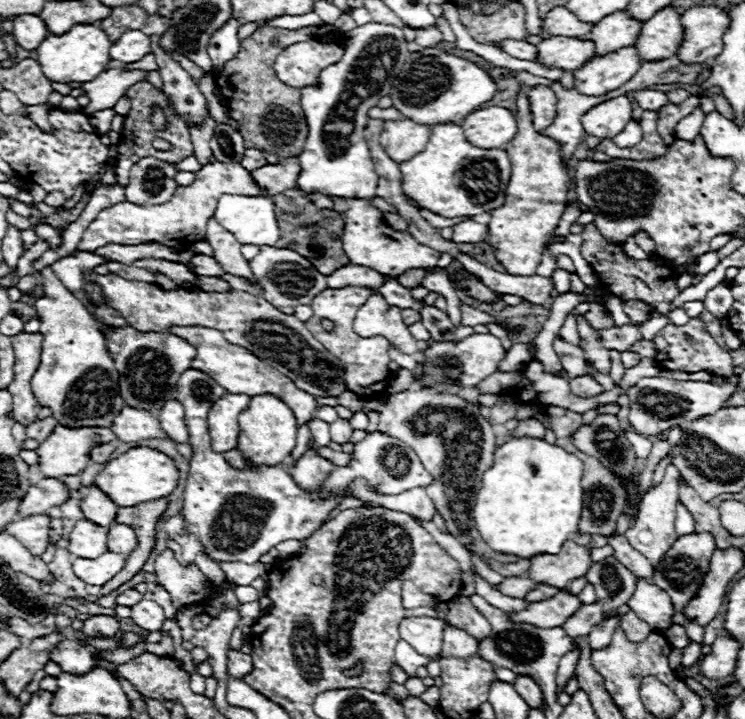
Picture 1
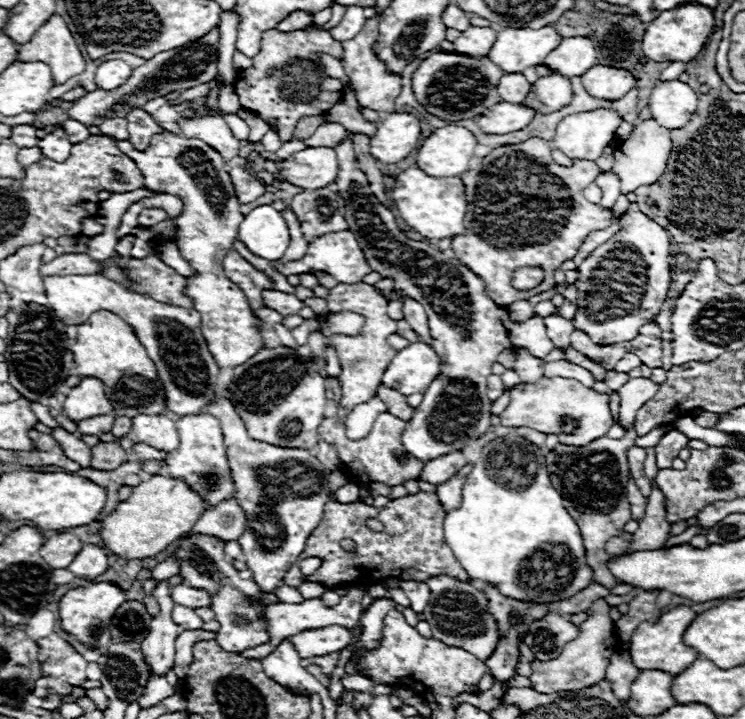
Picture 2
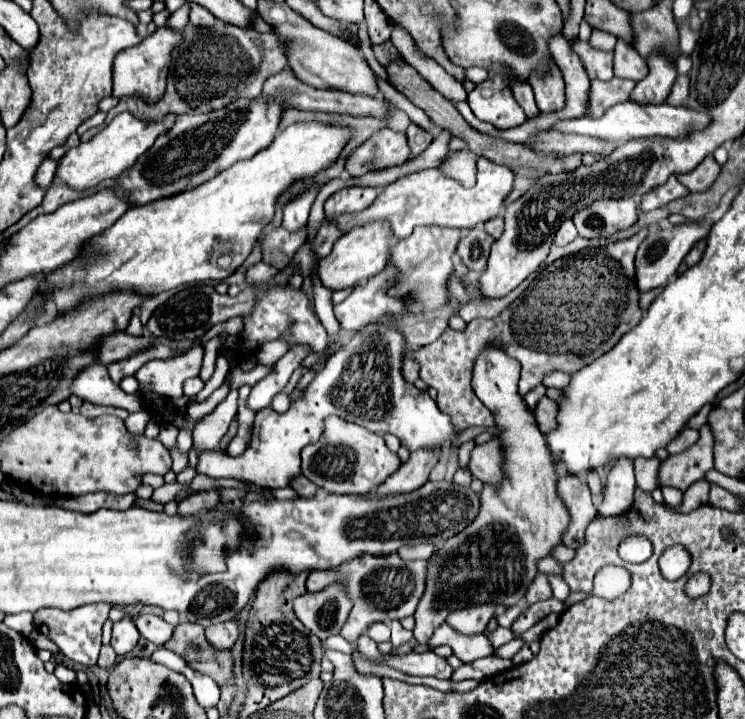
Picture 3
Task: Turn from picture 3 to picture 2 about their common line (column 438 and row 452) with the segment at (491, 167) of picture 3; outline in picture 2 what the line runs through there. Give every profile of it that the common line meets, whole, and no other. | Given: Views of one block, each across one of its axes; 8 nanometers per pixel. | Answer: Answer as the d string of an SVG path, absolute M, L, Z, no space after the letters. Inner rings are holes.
M210 414L182 416L176 422L176 428L178 428L178 434L180 434L180 446L178 446L178 450L170 452L164 458L168 476L184 480L192 490L196 490L196 494L200 494L204 498L208 508L220 504L222 500L228 500L236 492L236 486L232 482L220 422Z

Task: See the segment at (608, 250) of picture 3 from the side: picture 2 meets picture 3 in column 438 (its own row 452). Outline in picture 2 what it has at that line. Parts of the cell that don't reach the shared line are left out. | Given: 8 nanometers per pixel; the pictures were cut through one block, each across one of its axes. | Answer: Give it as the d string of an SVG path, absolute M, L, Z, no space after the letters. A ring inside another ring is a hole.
M390 414L376 416L376 424L372 426L372 432L366 438L350 440L350 438L346 438L346 432L344 432L344 418L336 416L332 420L326 418L320 424L320 438L336 446L340 462L352 474L368 474L370 482L382 482L386 486L398 486L398 484L404 484L406 480L416 480L420 476L422 468L424 468L424 462L414 460L402 448L402 432L404 432L404 428L406 428L406 422L396 418L396 416L390 416ZM398 456L404 456L406 462L400 464Z

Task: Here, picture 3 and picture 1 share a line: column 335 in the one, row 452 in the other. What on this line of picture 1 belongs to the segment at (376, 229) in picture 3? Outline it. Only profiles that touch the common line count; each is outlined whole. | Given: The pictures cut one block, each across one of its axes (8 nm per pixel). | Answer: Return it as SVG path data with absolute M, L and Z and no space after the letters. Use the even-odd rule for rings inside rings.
M258 394L258 396L252 396L248 408L240 412L238 448L244 452L244 456L250 460L252 466L258 466L258 464L276 466L294 450L296 430L298 430L298 424L296 424L294 412L280 398L272 394Z

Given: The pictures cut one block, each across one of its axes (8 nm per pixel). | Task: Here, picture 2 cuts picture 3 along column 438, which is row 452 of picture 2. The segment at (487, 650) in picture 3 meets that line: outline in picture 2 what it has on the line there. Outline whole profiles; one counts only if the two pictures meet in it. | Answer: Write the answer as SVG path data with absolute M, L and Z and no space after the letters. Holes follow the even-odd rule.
M634 446L634 448L630 448L630 450L628 450L630 474L632 474L634 482L636 482L636 486L640 488L640 492L642 492L644 496L650 496L650 492L646 492L646 474L644 474L644 468L642 468L642 462L644 462L644 458L646 458L646 452L644 452L644 448L638 448L638 446Z

